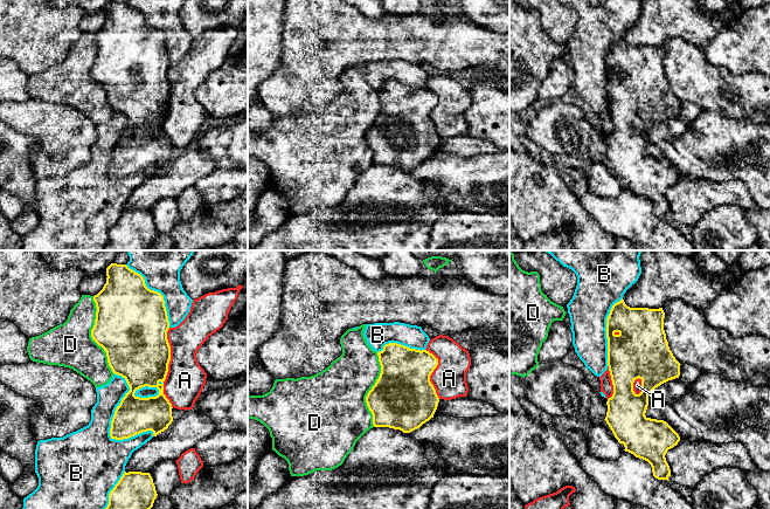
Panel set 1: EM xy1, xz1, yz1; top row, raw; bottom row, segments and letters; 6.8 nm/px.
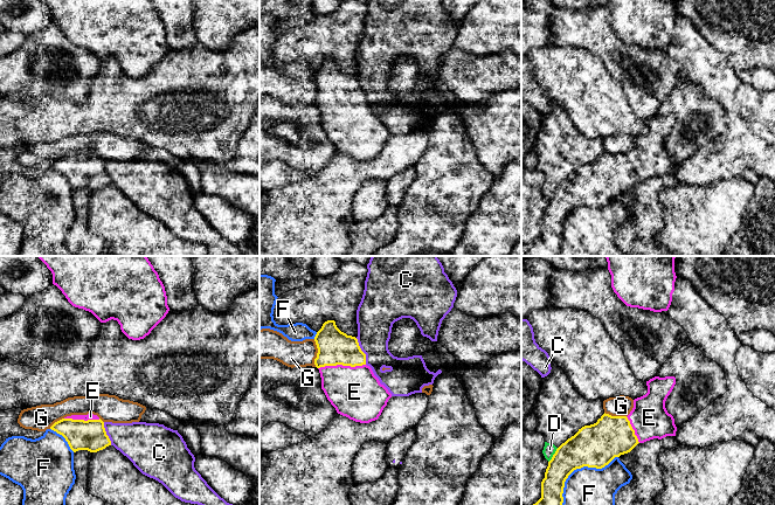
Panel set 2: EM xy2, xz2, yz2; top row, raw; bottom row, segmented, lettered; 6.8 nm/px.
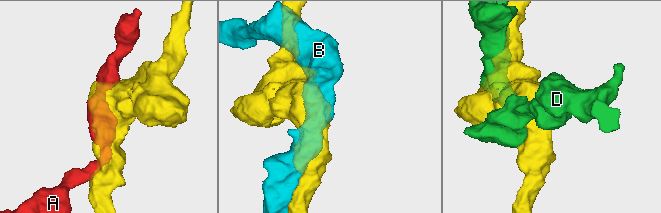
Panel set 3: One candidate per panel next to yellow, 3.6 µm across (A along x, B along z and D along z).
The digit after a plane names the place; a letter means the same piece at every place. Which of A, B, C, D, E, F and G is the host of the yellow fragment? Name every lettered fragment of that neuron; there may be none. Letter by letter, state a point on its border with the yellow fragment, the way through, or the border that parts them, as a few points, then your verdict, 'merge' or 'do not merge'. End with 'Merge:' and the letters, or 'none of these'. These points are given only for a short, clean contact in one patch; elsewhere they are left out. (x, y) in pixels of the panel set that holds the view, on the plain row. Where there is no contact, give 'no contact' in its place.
A: xy1 (167, 105) | do not merge
B: xy1 (111, 164) | do not merge
C: xz2 (361, 89) | do not merge
D: xy1 (91, 73) | do not merge
E: xz2 (341, 102) | across xz2 (334, 85), (341, 102), (345, 116), (354, 130) | merge
F: yz2 (572, 209) | do not merge
G: xz2 (317, 91) | along xz2 (313, 77), (317, 84), (316, 104) | do not merge
Merge: E

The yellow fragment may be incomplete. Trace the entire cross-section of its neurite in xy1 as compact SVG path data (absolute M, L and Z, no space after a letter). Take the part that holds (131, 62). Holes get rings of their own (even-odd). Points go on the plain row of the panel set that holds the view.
M111 1L106 6L106 14L103 27L93 34L97 49L91 75L106 90L112 110L122 114L130 125L115 149L110 174L123 178L147 168L152 168L153 174L157 174L173 159L172 142L164 132L164 119L171 98L167 77L169 59L164 34L148 27L144 15L126 2ZM145 124L157 125L159 132L136 135L136 129Z

